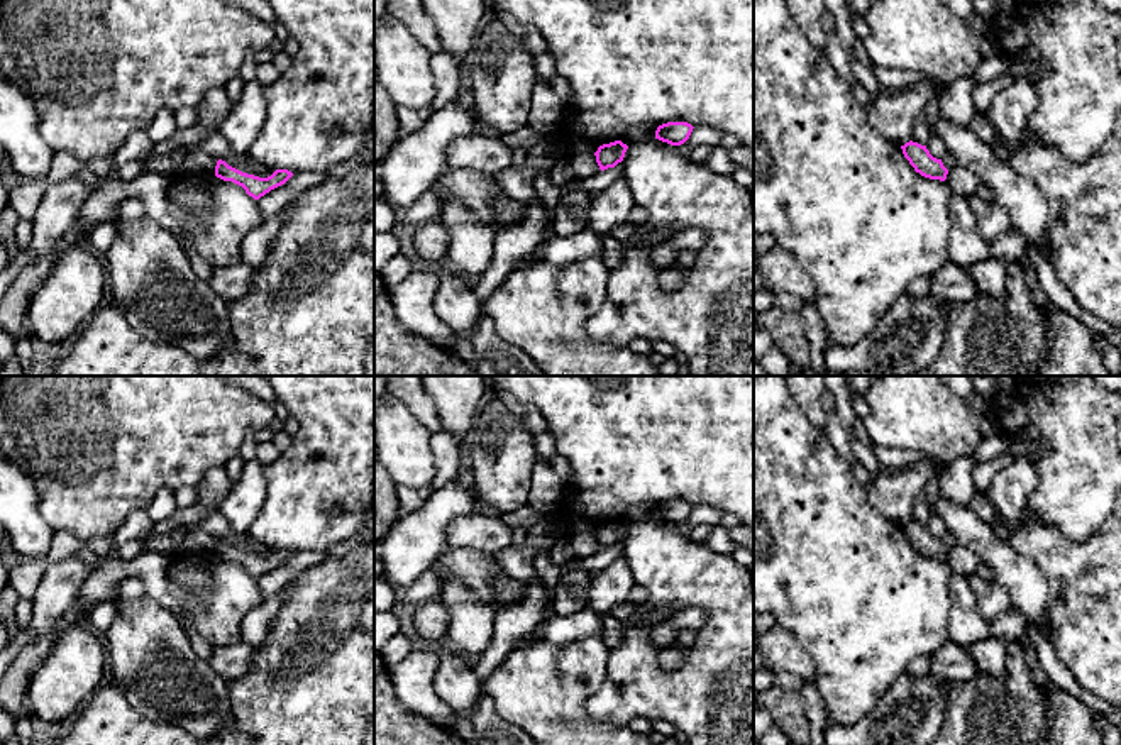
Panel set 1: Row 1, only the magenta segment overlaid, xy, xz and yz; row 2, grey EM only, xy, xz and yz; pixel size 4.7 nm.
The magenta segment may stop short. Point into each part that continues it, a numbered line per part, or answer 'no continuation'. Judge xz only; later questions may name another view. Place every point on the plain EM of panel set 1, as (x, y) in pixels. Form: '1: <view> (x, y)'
no continuation

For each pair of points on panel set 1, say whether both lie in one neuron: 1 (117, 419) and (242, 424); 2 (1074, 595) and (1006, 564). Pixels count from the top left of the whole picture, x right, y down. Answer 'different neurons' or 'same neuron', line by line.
1: same neuron
2: different neurons

